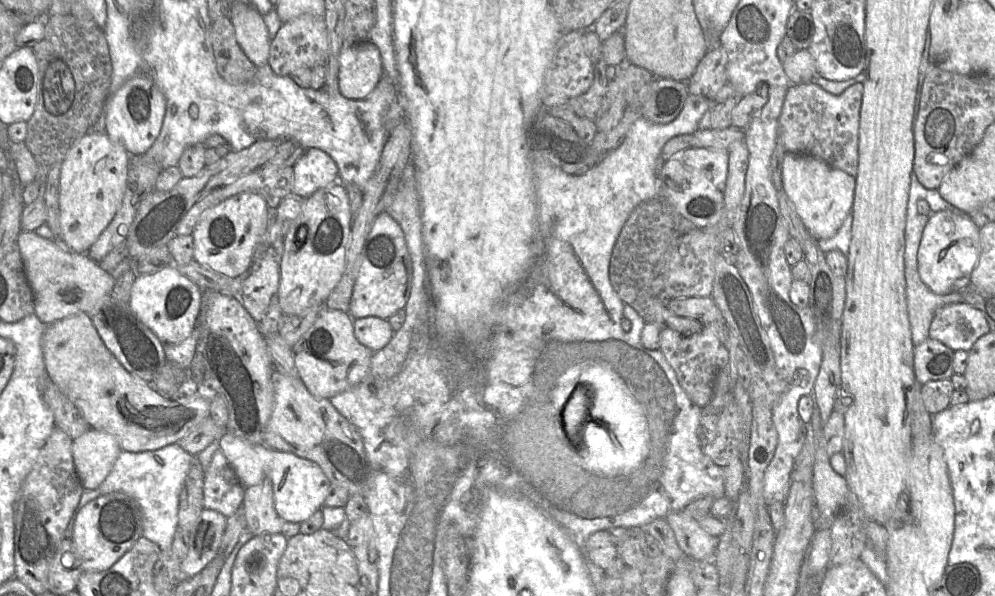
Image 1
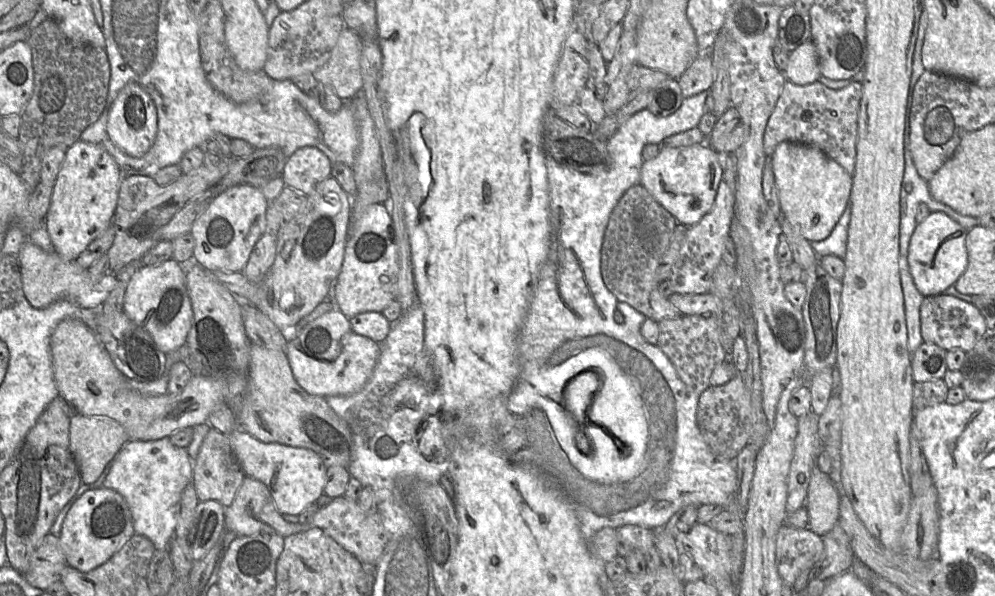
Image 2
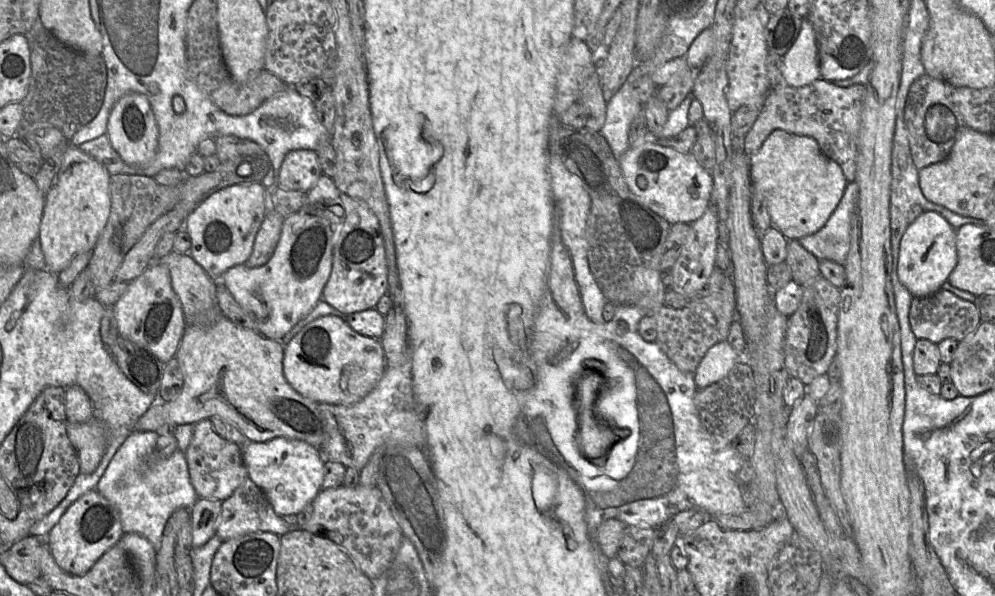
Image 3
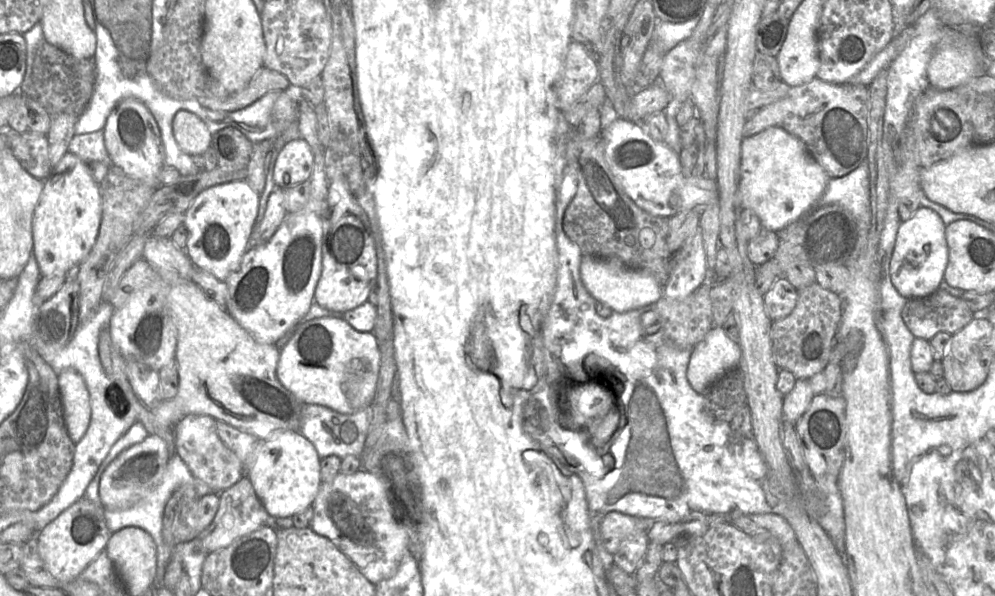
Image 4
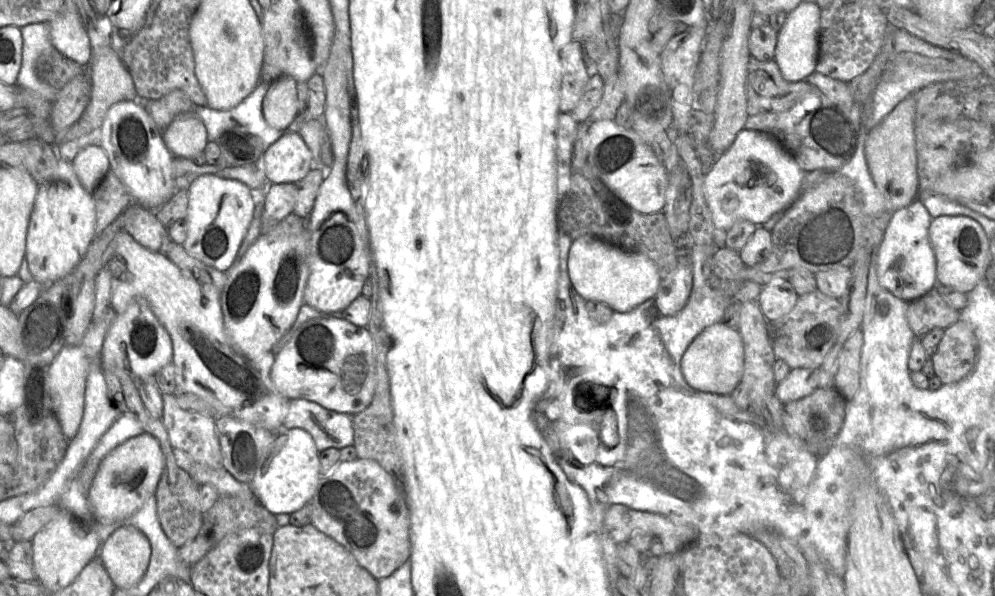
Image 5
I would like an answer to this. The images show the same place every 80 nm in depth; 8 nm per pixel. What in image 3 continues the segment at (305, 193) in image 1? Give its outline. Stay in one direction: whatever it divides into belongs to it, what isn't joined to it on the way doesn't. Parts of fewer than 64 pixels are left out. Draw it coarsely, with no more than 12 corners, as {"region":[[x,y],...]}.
{"region":[[295,149],[281,164],[279,186],[309,192],[322,174],[317,152]]}

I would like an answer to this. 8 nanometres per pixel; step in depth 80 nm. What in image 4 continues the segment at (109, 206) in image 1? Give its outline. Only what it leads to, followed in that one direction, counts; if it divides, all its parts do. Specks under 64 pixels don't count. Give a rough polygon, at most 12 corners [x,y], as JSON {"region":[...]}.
{"region":[[67,152],[36,207],[42,276],[66,274],[96,243],[102,198]]}

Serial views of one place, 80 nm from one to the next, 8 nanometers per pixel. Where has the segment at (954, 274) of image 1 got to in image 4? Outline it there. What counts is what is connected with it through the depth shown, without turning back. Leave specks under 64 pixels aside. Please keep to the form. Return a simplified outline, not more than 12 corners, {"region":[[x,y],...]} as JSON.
{"region":[[922,206],[890,260],[903,297],[929,296],[948,263],[945,223]]}

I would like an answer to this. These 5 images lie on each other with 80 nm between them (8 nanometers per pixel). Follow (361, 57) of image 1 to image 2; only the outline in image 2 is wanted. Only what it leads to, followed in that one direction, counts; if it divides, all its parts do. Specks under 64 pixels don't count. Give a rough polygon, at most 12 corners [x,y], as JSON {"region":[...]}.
{"region":[[345,27],[313,76],[343,101],[363,91],[360,36]]}

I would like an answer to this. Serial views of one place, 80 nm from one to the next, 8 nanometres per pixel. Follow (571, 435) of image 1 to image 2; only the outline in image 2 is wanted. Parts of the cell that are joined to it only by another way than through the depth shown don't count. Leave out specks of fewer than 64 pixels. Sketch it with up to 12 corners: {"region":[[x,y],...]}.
{"region":[[586,371],[565,390],[565,409],[581,430],[599,387],[599,375]]}

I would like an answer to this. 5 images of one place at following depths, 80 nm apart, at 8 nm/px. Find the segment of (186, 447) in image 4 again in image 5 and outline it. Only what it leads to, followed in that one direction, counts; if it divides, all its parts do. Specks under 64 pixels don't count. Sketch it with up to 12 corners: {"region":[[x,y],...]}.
{"region":[[162,394],[172,447],[223,468],[215,416],[182,409]]}

